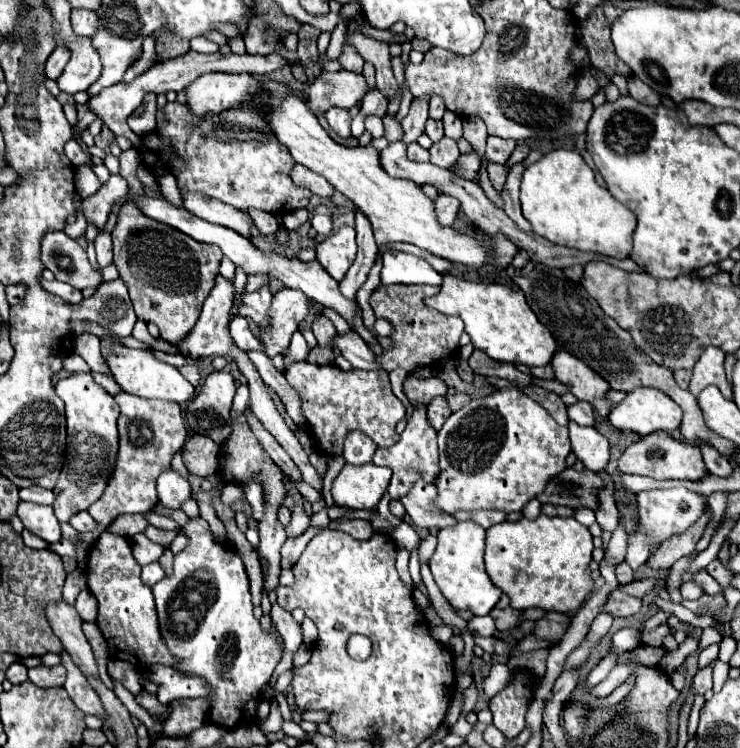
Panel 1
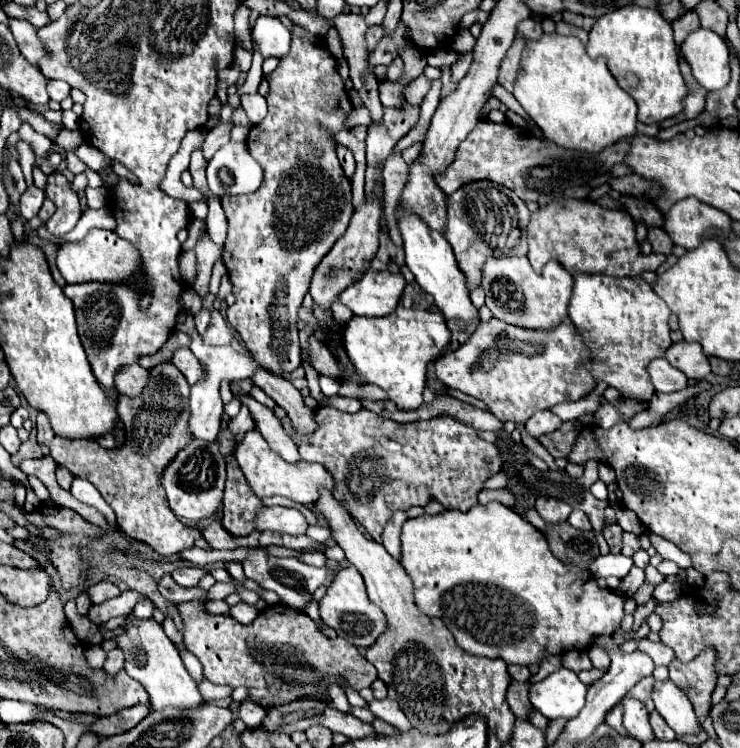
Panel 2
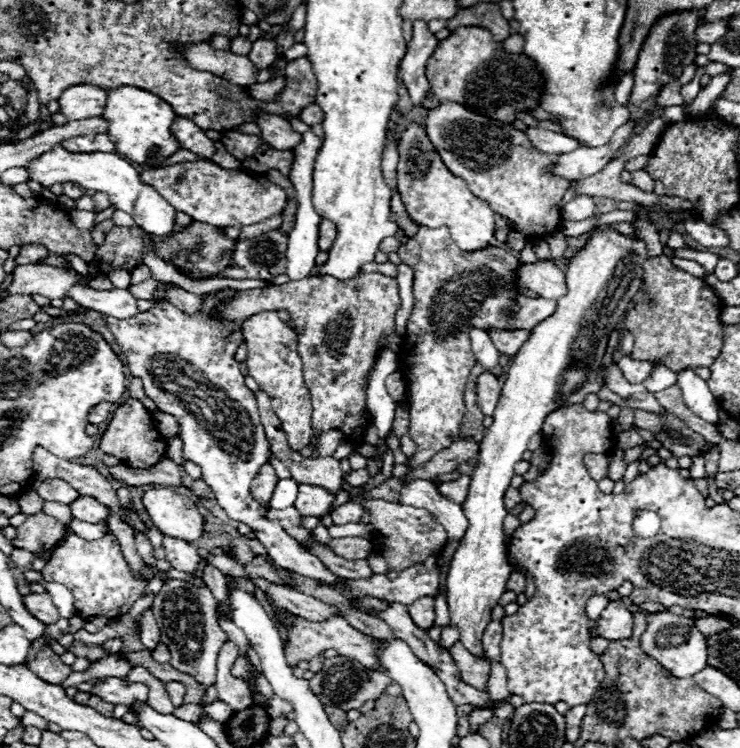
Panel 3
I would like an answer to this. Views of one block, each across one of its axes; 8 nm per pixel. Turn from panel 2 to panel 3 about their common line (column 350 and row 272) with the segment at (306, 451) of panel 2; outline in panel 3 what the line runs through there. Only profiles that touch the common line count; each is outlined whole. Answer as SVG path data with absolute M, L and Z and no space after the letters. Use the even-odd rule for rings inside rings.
M422 226L418 234L414 238L408 238L402 250L398 250L398 256L414 270L414 310L410 314L406 336L402 340L400 362L408 372L406 380L410 392L410 438L416 442L416 454L408 458L408 466L418 468L430 462L434 454L442 452L460 438L460 424L466 414L464 388L470 370L476 364L468 334L470 328L482 328L488 332L492 328L518 330L520 326L536 326L554 314L558 302L546 298L528 298L512 286L514 272L520 260L514 258L510 252L496 246L486 246L486 250L464 252L450 238L446 226L440 226L436 230L428 230Z

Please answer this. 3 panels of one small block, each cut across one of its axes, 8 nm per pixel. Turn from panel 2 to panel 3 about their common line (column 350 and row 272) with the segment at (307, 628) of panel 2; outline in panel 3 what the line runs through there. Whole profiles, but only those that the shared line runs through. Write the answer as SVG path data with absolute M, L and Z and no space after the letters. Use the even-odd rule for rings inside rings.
M658 256L644 262L642 282L646 286L644 298L626 316L626 328L634 336L632 358L636 360L662 360L674 372L684 368L708 366L718 358L722 350L722 328L720 328L720 306L722 300L714 290L694 278L692 274L676 268L668 256ZM650 298L656 302L650 304Z

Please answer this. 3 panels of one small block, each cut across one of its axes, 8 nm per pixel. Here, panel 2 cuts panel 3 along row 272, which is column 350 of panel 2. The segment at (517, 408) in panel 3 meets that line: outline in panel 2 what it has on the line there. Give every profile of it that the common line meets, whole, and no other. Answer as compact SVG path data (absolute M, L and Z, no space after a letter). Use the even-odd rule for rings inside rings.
M346 566L334 576L332 584L326 590L326 596L320 600L320 616L330 628L338 632L340 638L352 642L358 648L372 646L372 642L376 642L386 628L386 618L382 610L370 602L364 580L354 566Z

